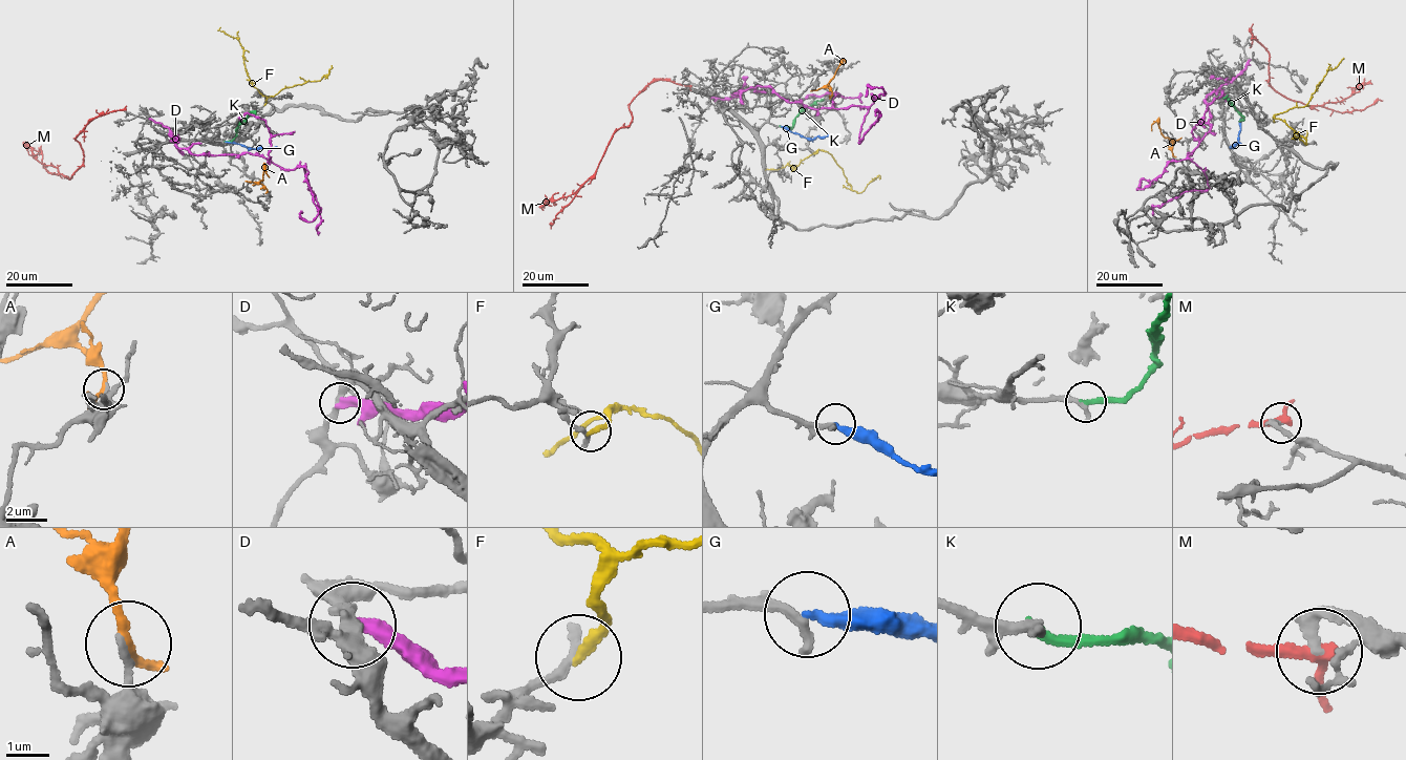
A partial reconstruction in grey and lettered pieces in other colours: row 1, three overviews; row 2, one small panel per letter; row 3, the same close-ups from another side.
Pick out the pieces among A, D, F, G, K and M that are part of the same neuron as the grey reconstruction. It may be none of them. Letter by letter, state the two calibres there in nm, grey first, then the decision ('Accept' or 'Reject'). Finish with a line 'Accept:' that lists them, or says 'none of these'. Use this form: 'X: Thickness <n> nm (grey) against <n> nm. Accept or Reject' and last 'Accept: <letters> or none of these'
A: Thickness 170 nm (grey) against 200 nm. Reject
D: Thickness 260 nm (grey) against 380 nm. Reject
F: Thickness 240 nm (grey) against 240 nm. Reject
G: Thickness 280 nm (grey) against 280 nm. Reject
K: Thickness 220 nm (grey) against 260 nm. Reject
M: Thickness 240 nm (grey) against 280 nm. Reject
Accept: none of these

